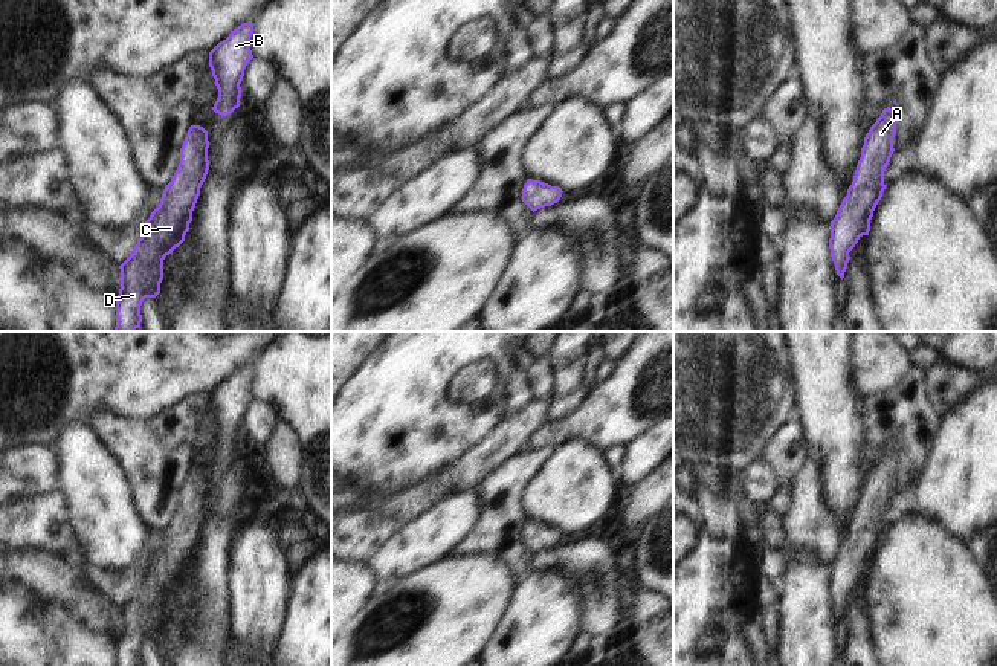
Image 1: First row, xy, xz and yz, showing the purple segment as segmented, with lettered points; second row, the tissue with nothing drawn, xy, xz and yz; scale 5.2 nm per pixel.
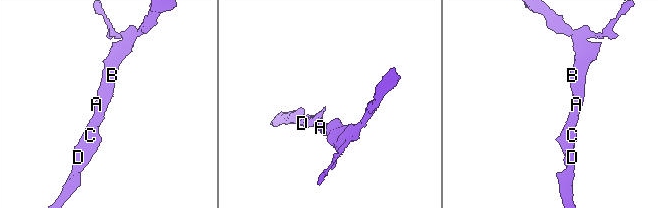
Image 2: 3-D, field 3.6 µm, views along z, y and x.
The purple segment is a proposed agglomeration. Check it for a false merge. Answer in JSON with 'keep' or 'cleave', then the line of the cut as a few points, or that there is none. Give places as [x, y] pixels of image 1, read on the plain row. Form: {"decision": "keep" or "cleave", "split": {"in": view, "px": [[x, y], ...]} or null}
{"decision": "keep", "split": null}

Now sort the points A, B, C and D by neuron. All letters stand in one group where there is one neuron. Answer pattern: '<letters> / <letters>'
A B C D

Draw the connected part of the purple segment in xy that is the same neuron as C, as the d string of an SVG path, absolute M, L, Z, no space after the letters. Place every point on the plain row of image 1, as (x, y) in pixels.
M191 467L180 490L180 506L165 529L131 597L119 608L121 631L116 639L116 666L140 666L145 640L160 635L163 602L185 584L192 553L209 512L208 474Z

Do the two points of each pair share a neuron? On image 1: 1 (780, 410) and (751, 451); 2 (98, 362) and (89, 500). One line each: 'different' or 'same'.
1: same
2: different

